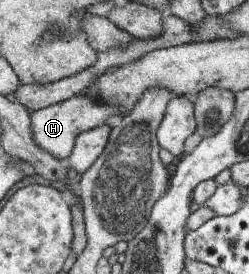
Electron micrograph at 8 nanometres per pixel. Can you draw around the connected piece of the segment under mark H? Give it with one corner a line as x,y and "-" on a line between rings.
81,93
69,98
69,100
34,111
32,122
33,140
45,152
66,161
72,153
72,149
75,148
75,139
80,136
81,132
106,124
106,120
115,115
119,115
119,108
115,108
111,104
105,106
103,102
91,100
84,93

